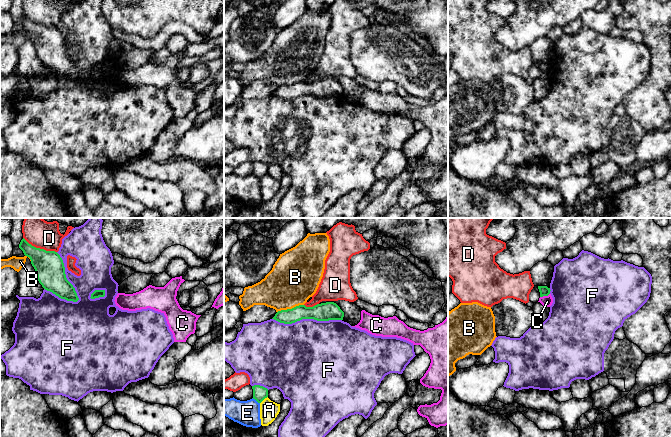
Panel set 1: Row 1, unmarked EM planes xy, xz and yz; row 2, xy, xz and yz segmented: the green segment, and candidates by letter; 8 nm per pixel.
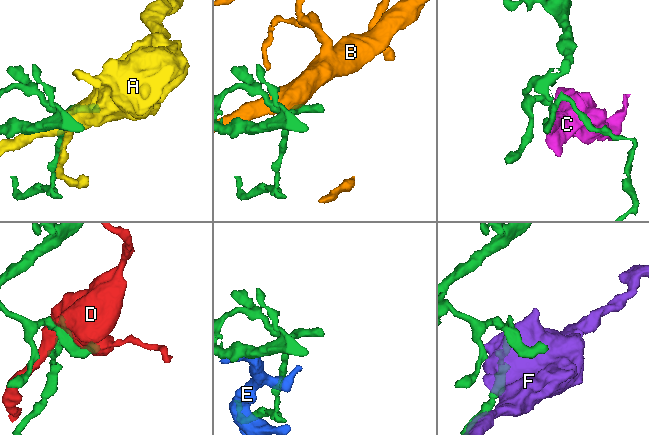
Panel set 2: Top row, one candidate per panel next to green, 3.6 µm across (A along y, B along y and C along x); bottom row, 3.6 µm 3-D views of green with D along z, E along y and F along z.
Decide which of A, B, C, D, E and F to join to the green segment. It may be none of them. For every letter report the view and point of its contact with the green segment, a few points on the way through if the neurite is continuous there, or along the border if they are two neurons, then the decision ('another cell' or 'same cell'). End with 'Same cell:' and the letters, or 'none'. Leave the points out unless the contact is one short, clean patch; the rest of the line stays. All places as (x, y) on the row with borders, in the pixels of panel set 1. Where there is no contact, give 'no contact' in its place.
A: contact xz (263, 399); another cell
B: contact xz (290, 309); another cell
C: contact yz (544, 295); border yz (549, 293), (540, 297); another cell
D: contact xy (39, 248); another cell
E: contact xz (256, 400); border xz (252, 398), (259, 403); another cell
F: contact xy (65, 277); another cell
Same cell: none

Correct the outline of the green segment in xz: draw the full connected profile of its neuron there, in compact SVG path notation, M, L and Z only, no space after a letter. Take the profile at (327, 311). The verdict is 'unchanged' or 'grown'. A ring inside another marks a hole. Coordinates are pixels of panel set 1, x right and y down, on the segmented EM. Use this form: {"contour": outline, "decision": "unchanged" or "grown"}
{"contour": "M334 302L317 304L313 307L299 305L292 309L278 311L272 318L280 323L292 324L302 319L317 321L343 320L344 312Z", "decision": "unchanged"}

